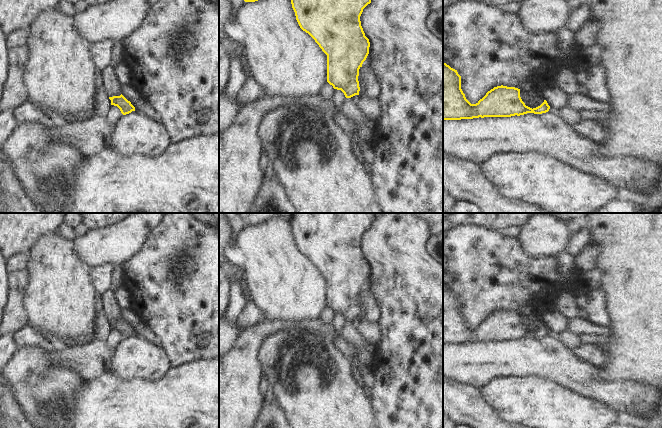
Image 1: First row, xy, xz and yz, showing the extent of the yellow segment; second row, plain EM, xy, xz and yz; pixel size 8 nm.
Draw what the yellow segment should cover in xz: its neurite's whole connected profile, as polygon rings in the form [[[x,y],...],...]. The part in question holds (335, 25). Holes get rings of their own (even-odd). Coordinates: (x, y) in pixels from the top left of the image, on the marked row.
[[[291,0],[300,28],[308,33],[327,55],[327,82],[341,90],[346,98],[359,95],[359,69],[369,54],[370,42],[361,26],[360,16],[371,0]]]

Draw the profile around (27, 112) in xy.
[[[29,101],[24,102],[13,110],[13,115],[17,123],[38,123],[46,121],[44,114]]]

